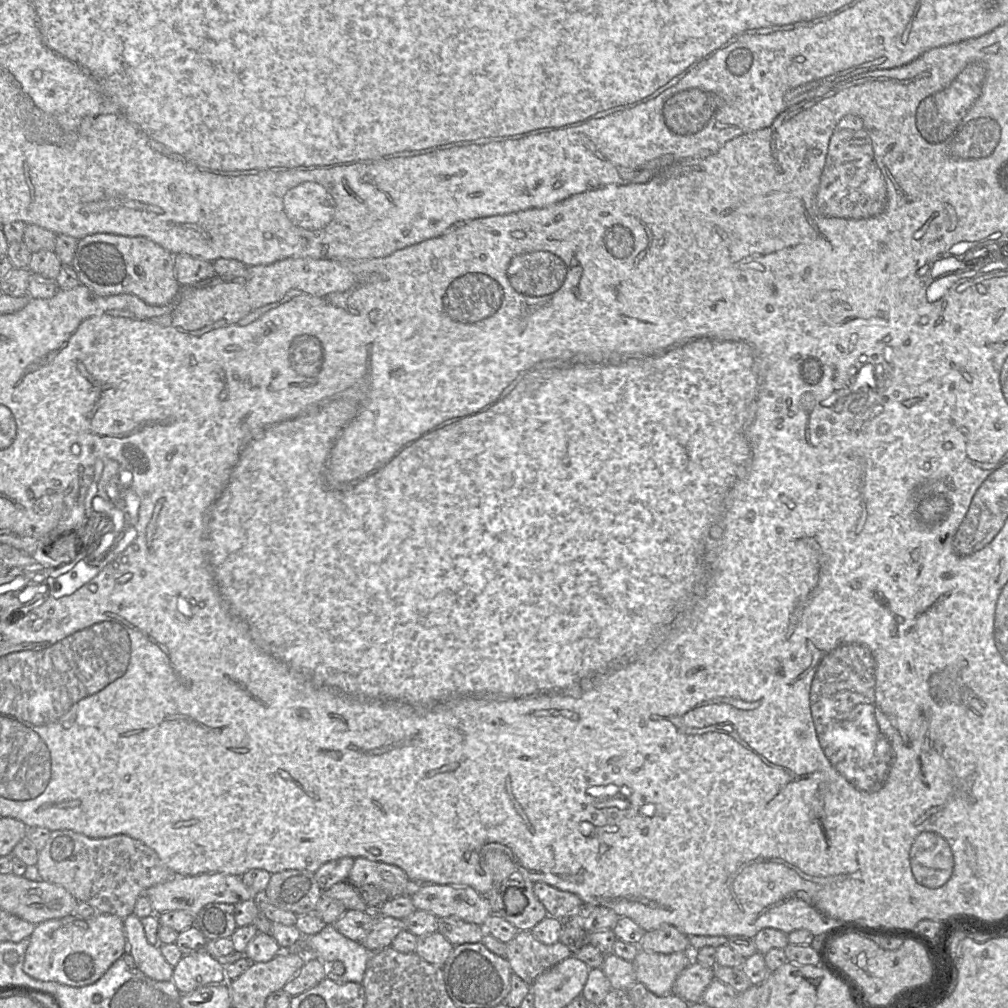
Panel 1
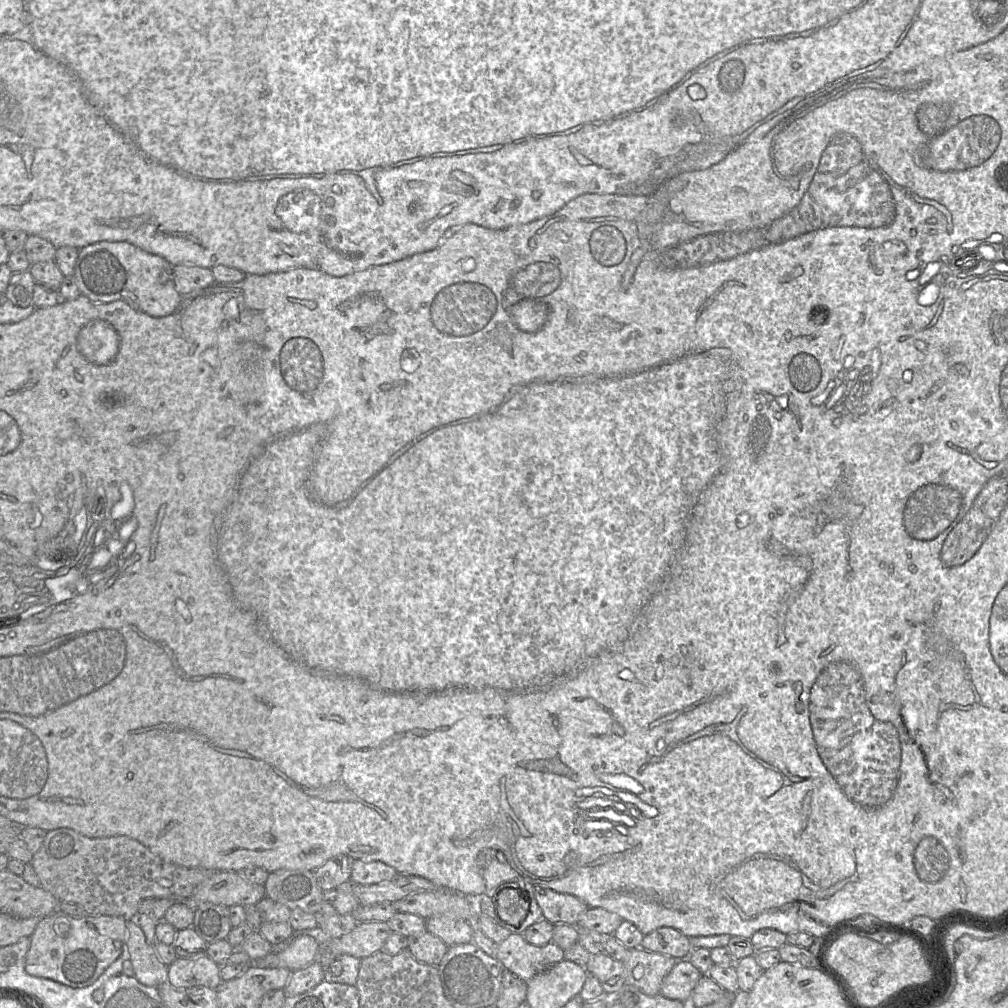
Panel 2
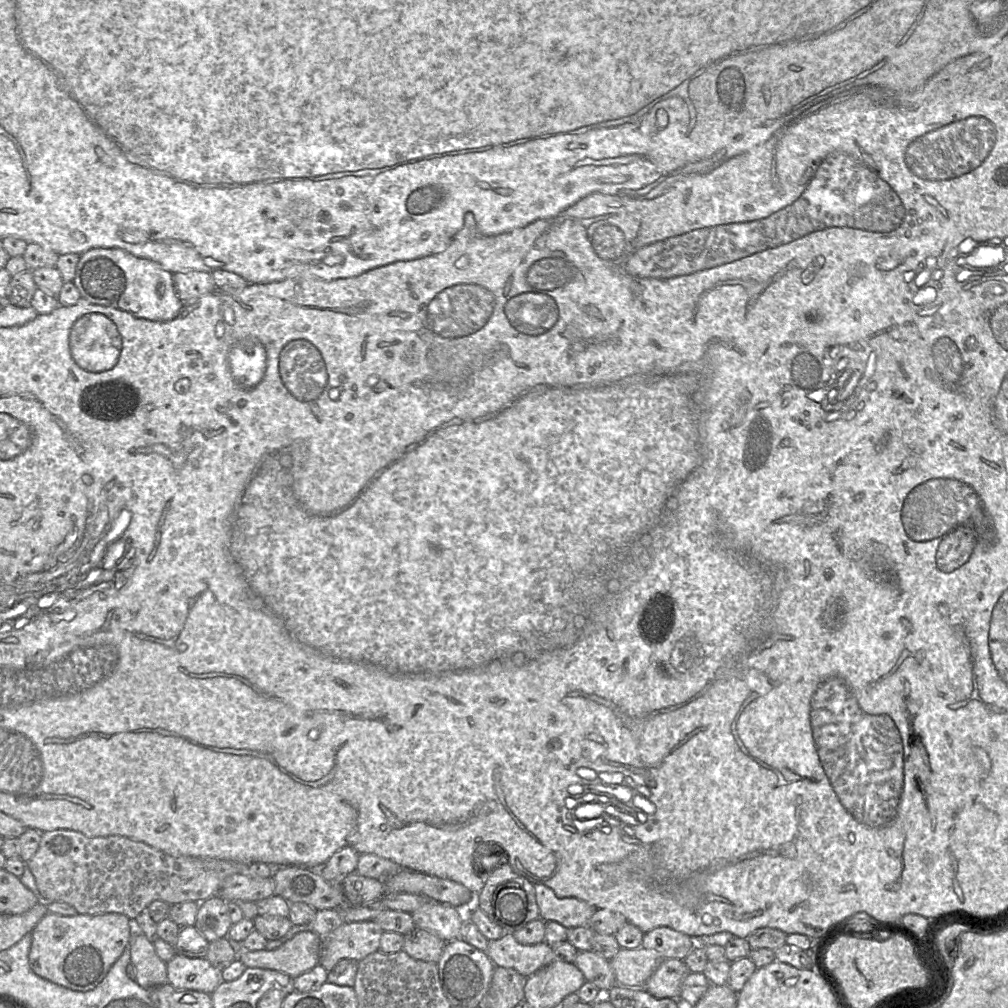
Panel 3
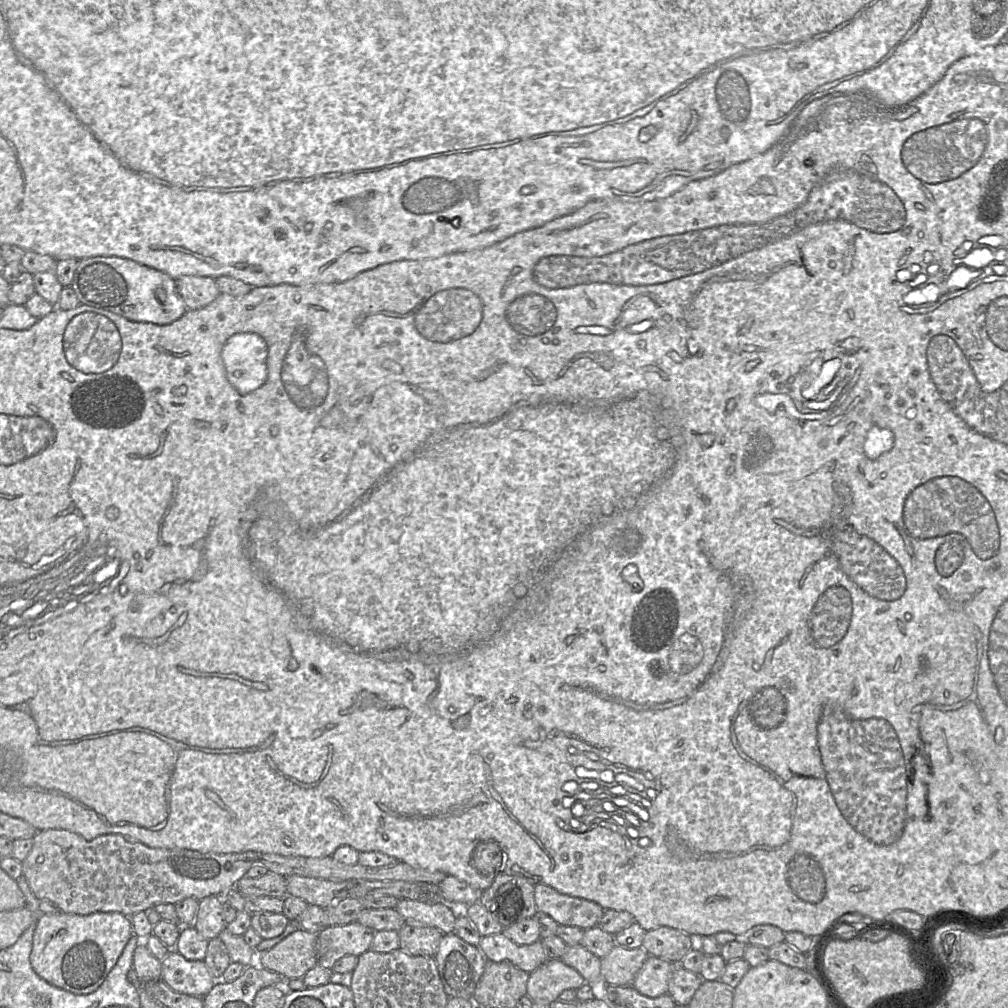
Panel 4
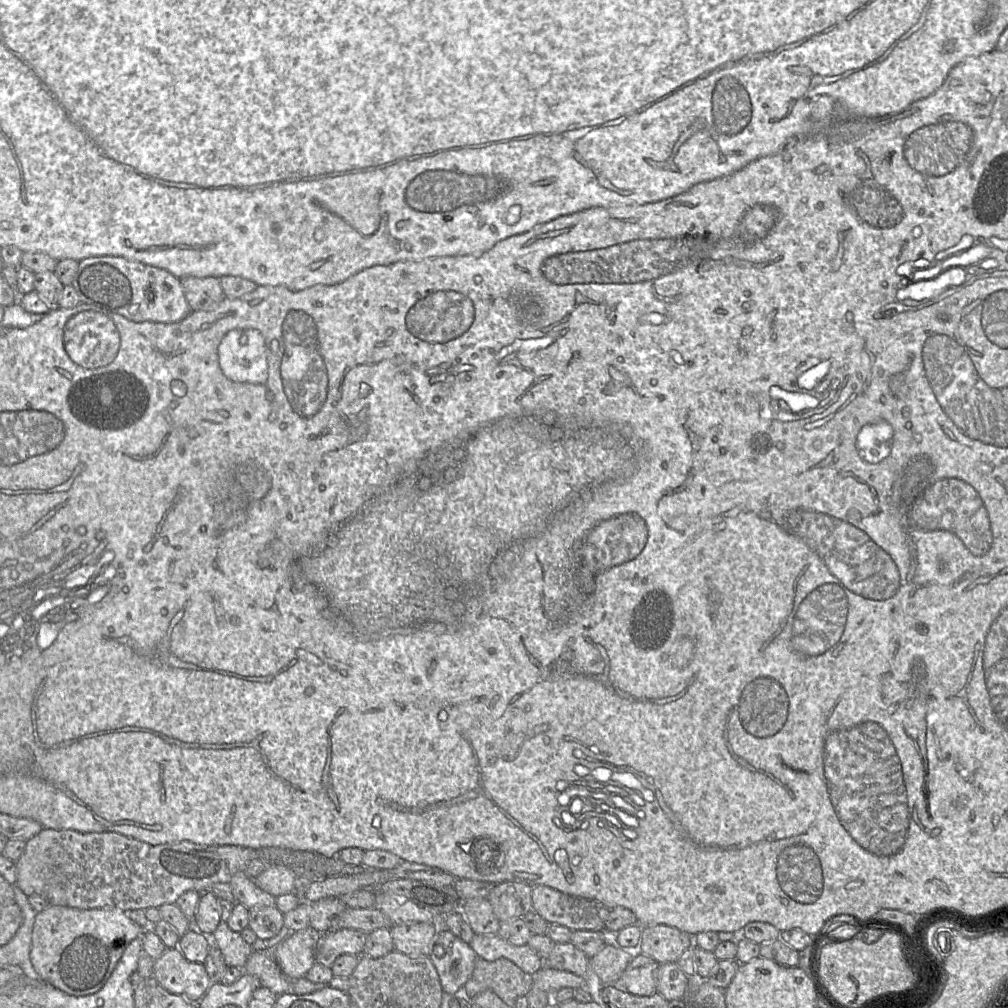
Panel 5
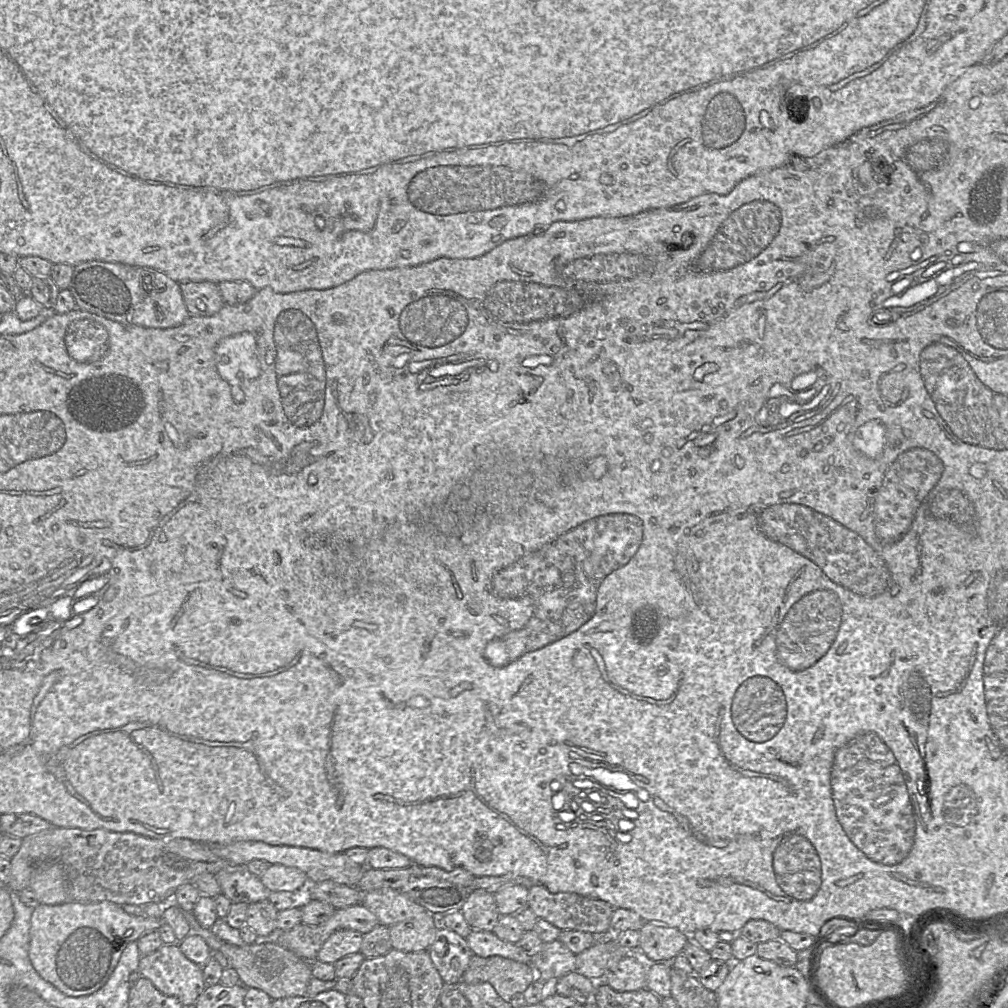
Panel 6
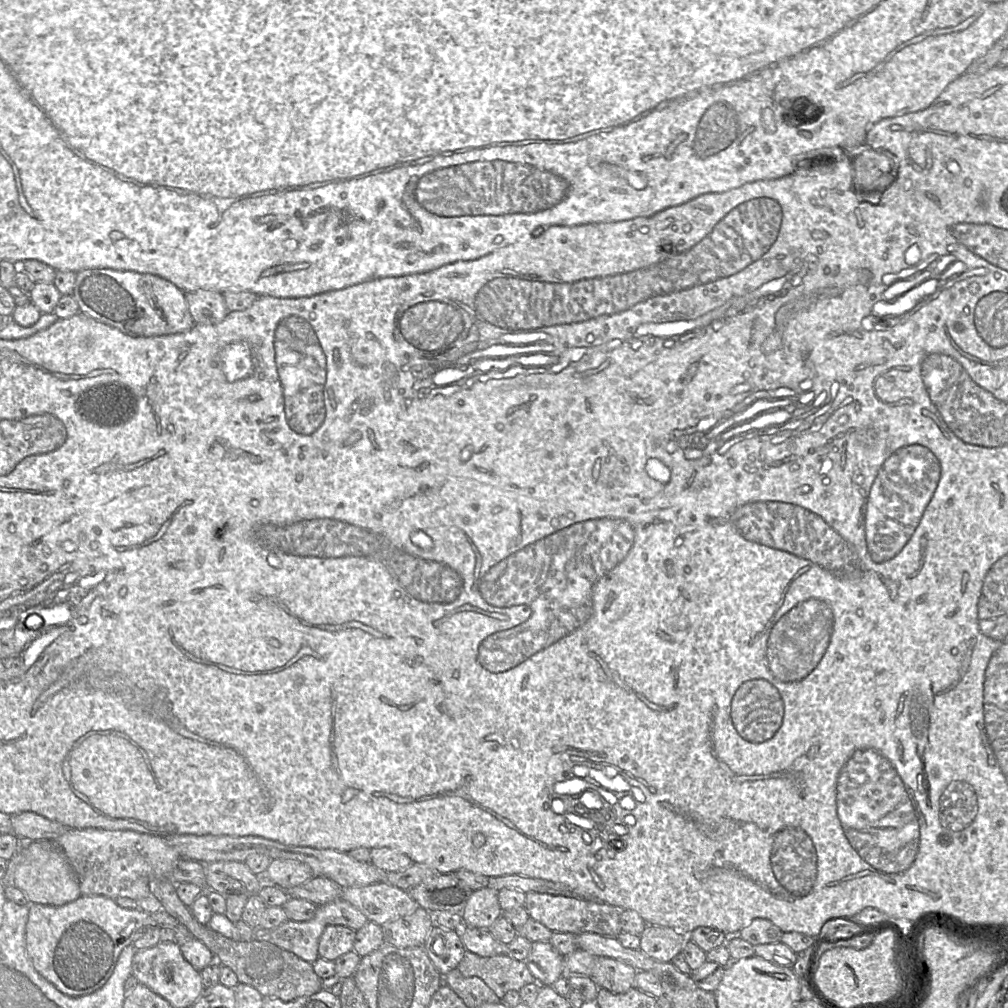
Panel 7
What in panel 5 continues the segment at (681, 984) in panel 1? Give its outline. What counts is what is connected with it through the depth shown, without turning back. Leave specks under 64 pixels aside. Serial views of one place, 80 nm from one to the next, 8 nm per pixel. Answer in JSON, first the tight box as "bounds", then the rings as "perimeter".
{"bounds":[614,952,657,996],"perimeter":[[[634,952],[634,956],[614,987],[636,996],[651,996],[657,993],[657,970],[654,959]]]}

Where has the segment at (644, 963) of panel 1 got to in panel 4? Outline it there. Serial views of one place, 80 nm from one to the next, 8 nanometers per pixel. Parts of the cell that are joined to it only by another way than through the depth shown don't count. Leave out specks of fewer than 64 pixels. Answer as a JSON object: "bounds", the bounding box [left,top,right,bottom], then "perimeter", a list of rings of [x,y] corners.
{"bounds":[600,945,649,986],"perimeter":[[[615,945],[600,959],[601,977],[608,985],[631,986],[648,956],[649,954],[642,947],[626,949]]]}

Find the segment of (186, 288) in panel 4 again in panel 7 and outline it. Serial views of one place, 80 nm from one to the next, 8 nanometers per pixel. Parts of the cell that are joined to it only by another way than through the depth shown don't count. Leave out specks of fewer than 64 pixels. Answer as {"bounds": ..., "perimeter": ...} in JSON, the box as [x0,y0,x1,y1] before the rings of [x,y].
{"bounds":[185,289,229,324],"perimeter":[[[198,289],[185,292],[188,309],[195,324],[217,324],[229,312],[220,292]]]}

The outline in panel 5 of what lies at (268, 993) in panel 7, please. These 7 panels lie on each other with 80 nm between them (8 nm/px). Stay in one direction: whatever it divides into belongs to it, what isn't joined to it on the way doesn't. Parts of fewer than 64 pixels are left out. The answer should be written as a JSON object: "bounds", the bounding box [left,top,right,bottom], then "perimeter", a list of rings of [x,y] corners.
{"bounds":[243,950,291,995],"perimeter":[[[273,950],[253,951],[248,957],[243,972],[258,978],[260,985],[276,995],[291,991],[291,982],[278,966]]]}

